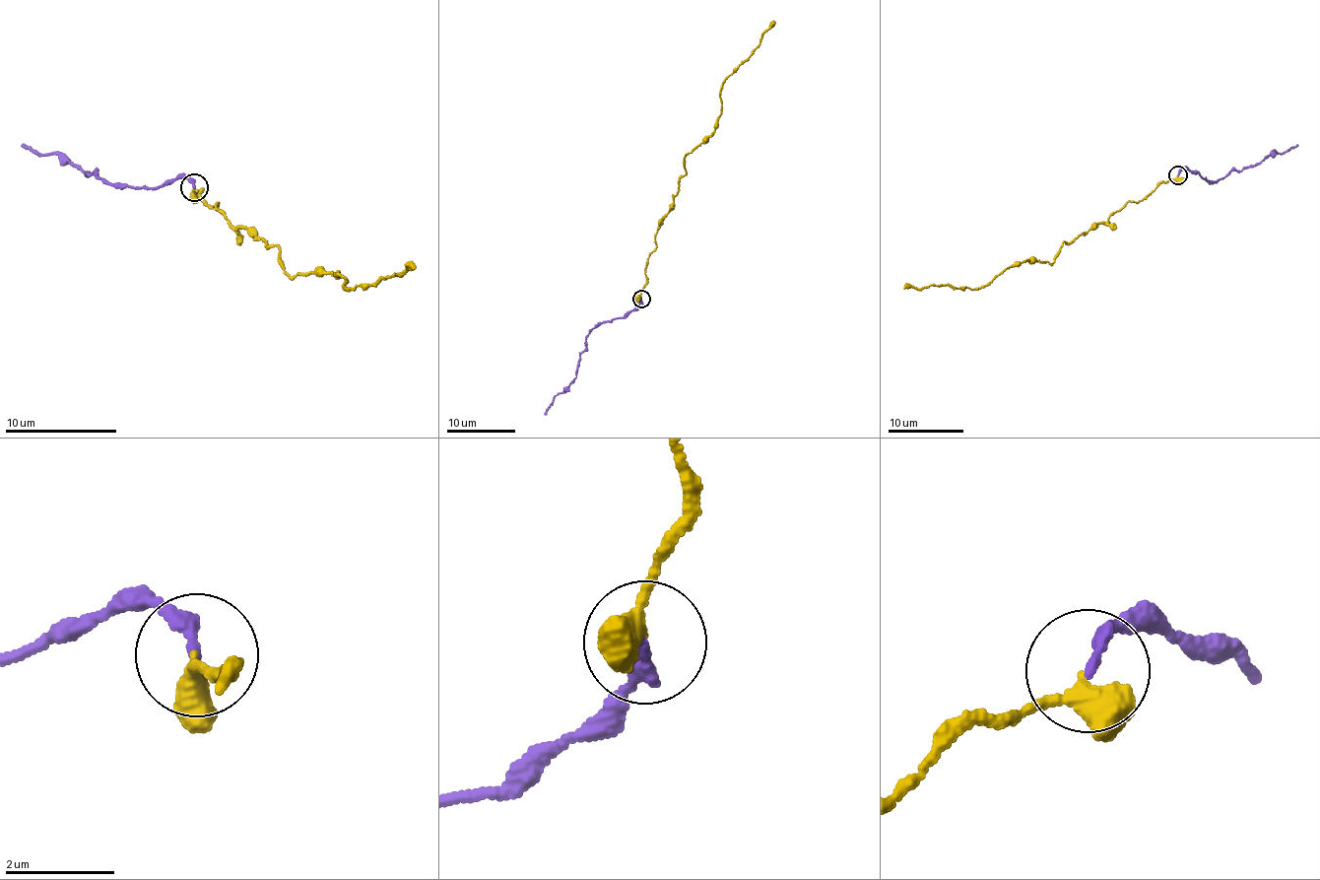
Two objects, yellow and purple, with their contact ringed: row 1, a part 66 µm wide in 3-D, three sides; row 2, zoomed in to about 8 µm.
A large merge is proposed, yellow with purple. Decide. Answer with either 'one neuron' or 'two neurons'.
one neuron

